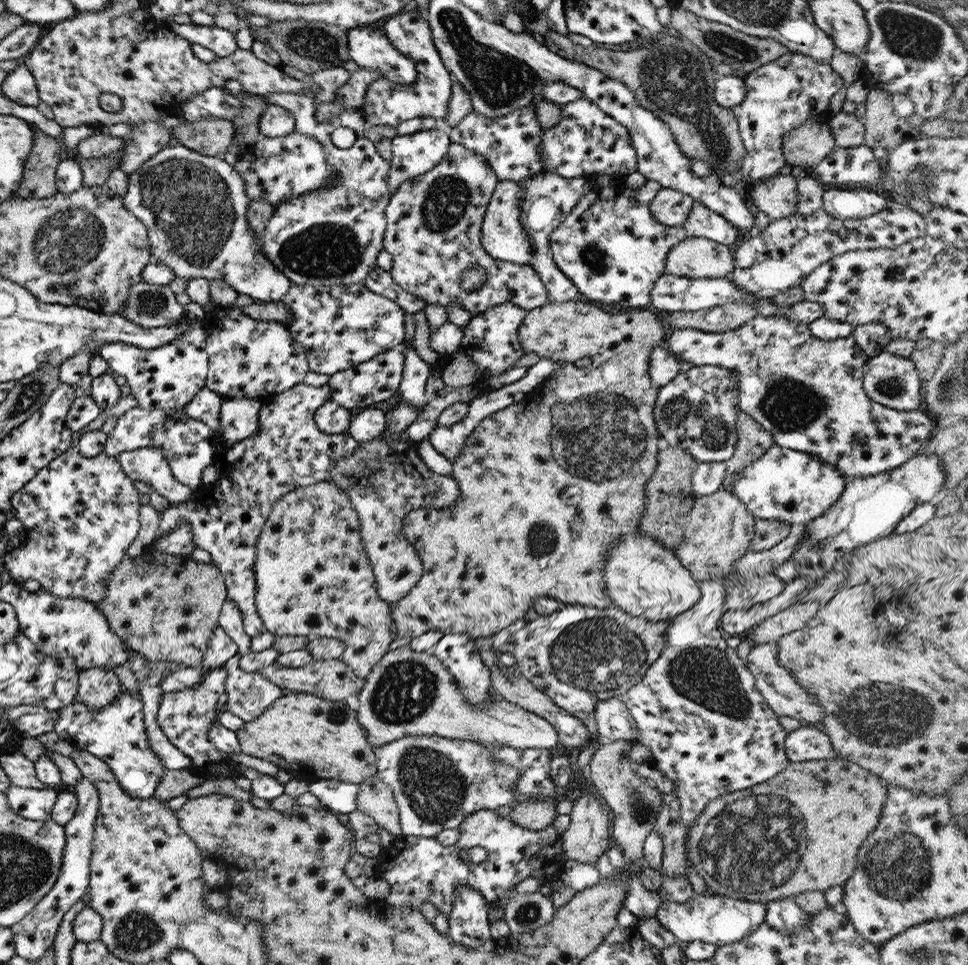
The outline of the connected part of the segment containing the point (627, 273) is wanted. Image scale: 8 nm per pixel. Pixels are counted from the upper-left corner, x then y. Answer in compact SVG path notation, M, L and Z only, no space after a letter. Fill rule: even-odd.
M646 180L641 188L591 188L553 229L548 242L549 255L555 267L575 286L581 299L607 309L650 308L651 287L665 273L669 249L687 238L682 226L663 226L651 217L648 206L659 190L654 180Z

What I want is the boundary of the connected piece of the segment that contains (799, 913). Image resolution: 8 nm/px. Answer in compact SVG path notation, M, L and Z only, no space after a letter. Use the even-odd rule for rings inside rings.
M791 898L775 899L767 902L764 923L778 932L789 934L800 930L808 922L810 915L792 901Z

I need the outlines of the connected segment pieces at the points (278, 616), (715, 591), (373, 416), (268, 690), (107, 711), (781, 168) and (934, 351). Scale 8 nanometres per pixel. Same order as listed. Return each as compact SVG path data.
M327 481L317 482L315 484L296 488L289 491L288 494L281 496L271 507L265 522L260 528L259 536L256 542L256 551L254 554L255 560L254 568L254 605L256 613L261 619L264 630L271 632L275 636L291 635L291 636L305 636L308 638L314 637L330 637L339 639L345 647L343 652L343 664L352 668L353 672L365 680L369 674L371 667L378 664L379 659L388 651L388 646L392 643L394 638L394 626L390 621L390 603L381 600L376 593L376 586L374 583L374 574L366 557L363 541L359 534L359 519L357 518L355 509L349 504L349 498L343 494L343 491L334 484Z
M701 578L696 583L700 590L699 600L689 610L673 617L672 621L670 619L669 626L664 632L664 647L660 655L644 672L640 681L618 697L622 704L625 704L629 716L633 718L633 722L637 726L637 737L631 739L630 743L632 745L641 744L641 746L649 749L650 755L645 764L651 768L657 768L665 778L669 778L671 782L676 783L676 790L674 790L673 796L678 798L680 819L686 828L685 837L683 837L685 850L687 850L687 832L689 832L690 822L693 822L700 815L701 809L707 804L708 800L713 800L725 793L742 791L752 787L754 784L765 783L765 780L774 778L777 773L783 771L790 764L784 751L784 738L787 736L787 733L779 725L777 715L767 707L767 704L765 704L765 701L762 700L759 692L757 692L753 675L747 670L745 661L739 658L735 650L727 647L725 635L719 628L720 616L724 613L722 609L724 601L724 588L722 584L719 581Z
M363 408L355 411L346 434L359 443L377 438L386 427L386 415L379 409Z
M236 653L223 665L227 671L224 693L227 700L223 710L243 720L258 718L273 701L285 694L281 687L269 682L259 672L245 672L238 666L241 654Z
M120 690L111 706L91 710L85 704L77 708L74 704L55 709L57 723L53 732L69 743L74 750L84 750L105 762L117 784L131 798L149 798L157 786L165 768L149 750L145 726L143 725L143 702L139 693Z
M787 52L748 72L743 82L746 90L743 100L729 109L736 120L745 152L751 158L749 178L753 184L790 171L781 148L784 136L810 117L826 119L827 104L842 86L842 81L829 64L813 60L810 56Z
M919 339L914 341L914 349L908 357L913 362L918 379L923 382L932 377L939 368L941 356L943 356L943 344L931 339Z

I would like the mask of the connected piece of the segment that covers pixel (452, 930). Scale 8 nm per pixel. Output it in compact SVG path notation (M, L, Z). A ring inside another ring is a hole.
M466 884L454 890L452 909L446 919L448 937L459 946L478 948L490 939L487 902Z

